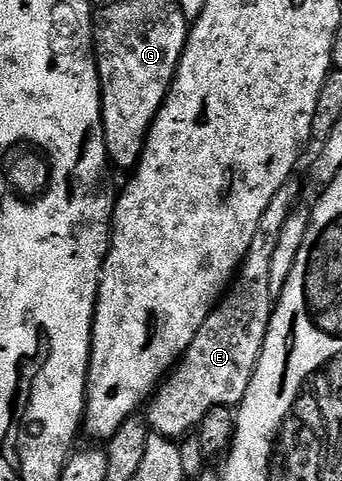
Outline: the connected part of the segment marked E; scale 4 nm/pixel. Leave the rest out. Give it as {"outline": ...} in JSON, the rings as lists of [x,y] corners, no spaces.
{"outline":[[[295,178],[286,180],[281,186],[281,190],[277,190],[277,194],[273,194],[273,202],[269,202],[269,210],[265,210],[265,214],[261,214],[261,223],[257,226],[257,234],[253,234],[253,242],[249,245],[243,264],[230,285],[229,291],[215,305],[209,318],[205,318],[201,330],[197,330],[197,334],[190,346],[187,347],[187,352],[183,355],[182,360],[175,365],[170,375],[164,379],[152,395],[149,407],[145,412],[145,419],[154,435],[165,436],[176,442],[182,441],[200,427],[202,420],[211,410],[218,407],[234,409],[245,398],[245,394],[249,390],[249,382],[253,382],[257,362],[263,353],[265,334],[269,334],[271,316],[275,313],[276,297],[272,296],[269,290],[269,273],[273,262],[273,250],[277,247],[277,238],[281,238],[281,230],[284,229],[285,222],[300,203],[297,181],[298,179]]]}

